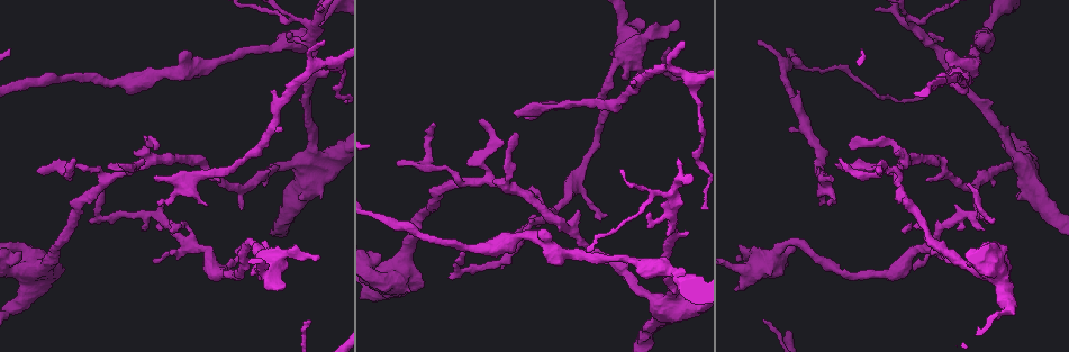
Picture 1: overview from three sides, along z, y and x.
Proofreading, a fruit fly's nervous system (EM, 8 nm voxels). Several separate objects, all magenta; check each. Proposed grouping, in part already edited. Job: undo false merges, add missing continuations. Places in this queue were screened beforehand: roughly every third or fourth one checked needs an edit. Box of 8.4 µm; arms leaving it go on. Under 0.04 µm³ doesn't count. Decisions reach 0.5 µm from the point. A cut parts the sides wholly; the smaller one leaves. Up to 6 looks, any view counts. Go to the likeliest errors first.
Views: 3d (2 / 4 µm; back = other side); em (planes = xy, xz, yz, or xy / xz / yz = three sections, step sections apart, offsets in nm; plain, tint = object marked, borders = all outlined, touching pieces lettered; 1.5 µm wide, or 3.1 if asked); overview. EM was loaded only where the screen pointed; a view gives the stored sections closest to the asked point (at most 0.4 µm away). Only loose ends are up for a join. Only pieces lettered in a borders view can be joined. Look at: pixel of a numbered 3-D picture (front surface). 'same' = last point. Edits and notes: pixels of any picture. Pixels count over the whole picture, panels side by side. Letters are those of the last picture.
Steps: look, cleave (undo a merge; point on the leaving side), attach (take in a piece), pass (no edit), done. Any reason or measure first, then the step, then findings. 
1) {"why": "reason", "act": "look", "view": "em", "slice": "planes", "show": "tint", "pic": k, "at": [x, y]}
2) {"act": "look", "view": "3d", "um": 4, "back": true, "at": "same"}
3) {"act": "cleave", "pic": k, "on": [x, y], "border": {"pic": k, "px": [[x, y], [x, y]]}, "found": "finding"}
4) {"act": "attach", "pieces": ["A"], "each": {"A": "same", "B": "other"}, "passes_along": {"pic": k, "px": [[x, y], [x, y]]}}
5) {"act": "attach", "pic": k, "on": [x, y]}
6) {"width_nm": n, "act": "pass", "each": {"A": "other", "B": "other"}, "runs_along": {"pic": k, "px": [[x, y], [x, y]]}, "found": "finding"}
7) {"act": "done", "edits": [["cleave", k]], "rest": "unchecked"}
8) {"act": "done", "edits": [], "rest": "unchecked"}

{"why": "free end", "act": "look", "view": "3d", "um": 2, "pic": 1, "at": [325, 42]}

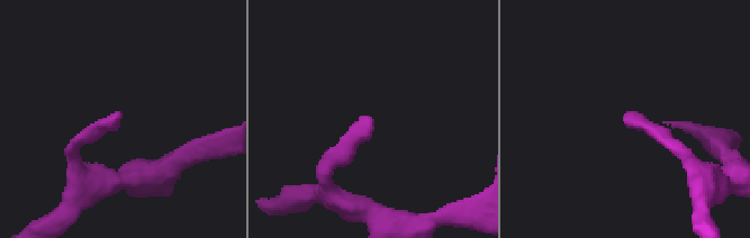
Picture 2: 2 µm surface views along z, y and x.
{"act": "look", "view": "em", "slice": "planes", "show": "tint", "pic": 2, "at": [631, 115]}

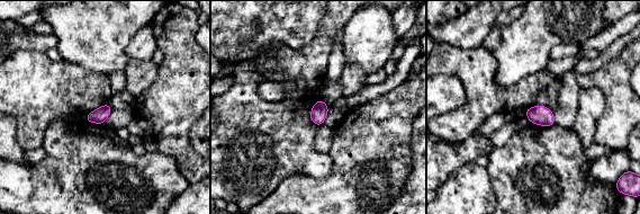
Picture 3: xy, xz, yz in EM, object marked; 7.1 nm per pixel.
{"why": "what lies round it", "act": "look", "view": "em", "slice": "planes", "show": "borders", "at": "same"}

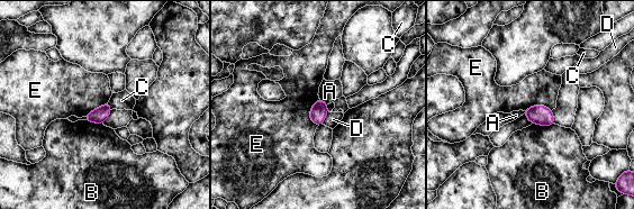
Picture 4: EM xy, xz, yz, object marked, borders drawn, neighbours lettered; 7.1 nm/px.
{"act": "pass", "each": {"A": "other", "B": "other", "C": "other", "D": "other", "E": "other"}, "border": {"pic": 4, "px": [[319, 99], [310, 110], [316, 125]]}, "found": "no lettered piece goes on from it"}

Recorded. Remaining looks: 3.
{"why": "calibre changes", "act": "look", "view": "em", "slice": "planes", "show": "borders", "pic": 1, "at": [673, 269]}

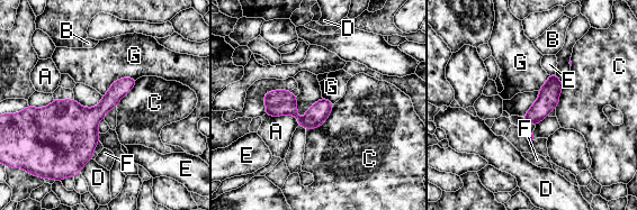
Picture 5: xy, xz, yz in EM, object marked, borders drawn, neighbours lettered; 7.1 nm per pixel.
{"act": "pass", "each": {"A": "other", "B": "other", "C": "other", "D": "other", "E": "other", "F": "other", "G": "other"}, "found": "continuous, no second neuron"}

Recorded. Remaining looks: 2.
{"act": "done", "edits": [], "rest": "unchecked"}

